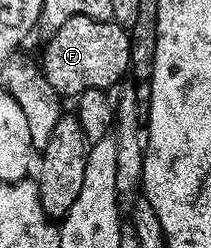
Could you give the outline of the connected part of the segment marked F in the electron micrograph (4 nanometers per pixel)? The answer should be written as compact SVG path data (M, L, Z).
M73 16L58 30L49 33L47 40L50 41L42 52L40 72L59 97L77 98L84 90L93 88L110 90L127 75L130 67L130 34L112 19L93 20L90 16Z

